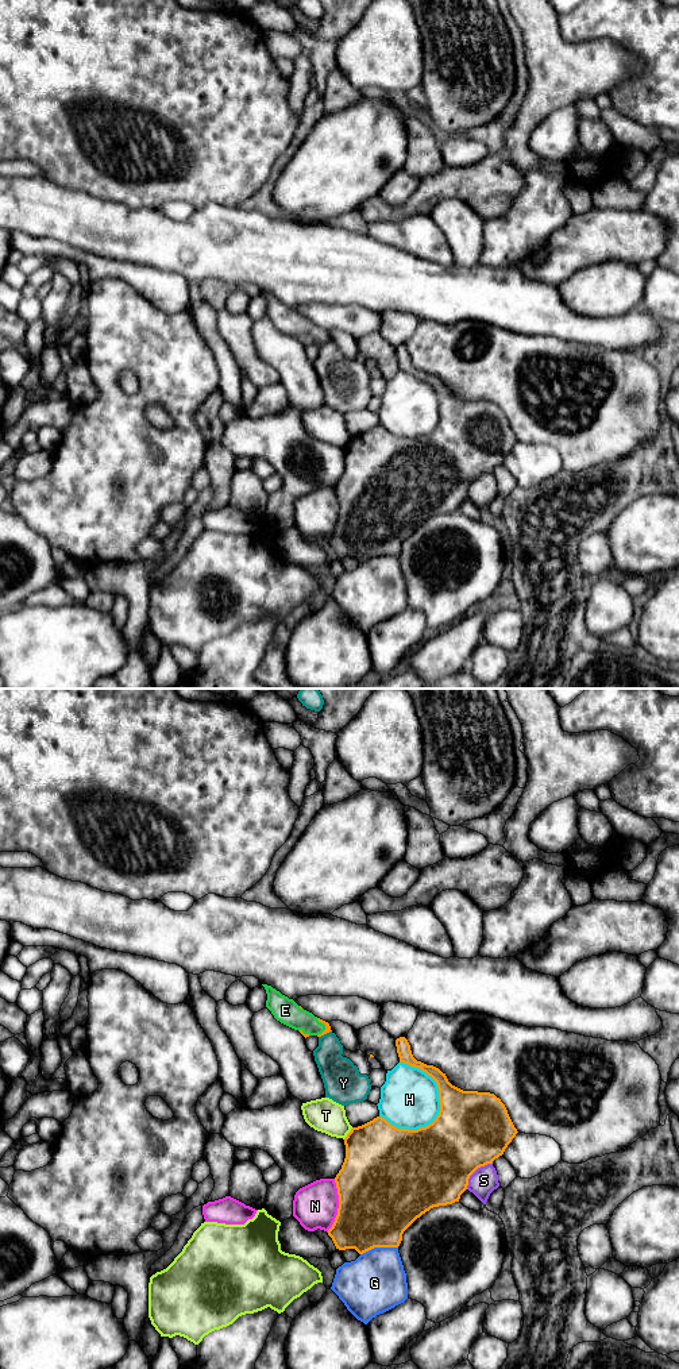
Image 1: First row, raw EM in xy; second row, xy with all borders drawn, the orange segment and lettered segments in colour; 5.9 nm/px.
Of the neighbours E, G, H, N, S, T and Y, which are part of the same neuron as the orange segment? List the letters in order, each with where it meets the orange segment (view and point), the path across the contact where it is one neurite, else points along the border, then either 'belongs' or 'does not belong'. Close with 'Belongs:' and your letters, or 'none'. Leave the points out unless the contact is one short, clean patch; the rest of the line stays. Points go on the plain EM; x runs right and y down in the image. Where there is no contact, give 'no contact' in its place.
E: contact xy (326, 335); belongs
G: contact xy (378, 555); does not belong
H: contact xy (439, 401); does not belong
N: contact xy (339, 515); does not belong
S: contact xy (474, 479); does not belong
T: contact xy (348, 442); does not belong
Y: contact xy (324, 342); does not belong
Belongs: E

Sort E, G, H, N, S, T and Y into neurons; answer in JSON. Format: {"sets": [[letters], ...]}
{"sets": [["E"], ["G"], ["H"], ["N"], ["S"], ["T"], ["Y"]]}

